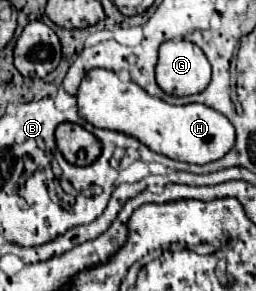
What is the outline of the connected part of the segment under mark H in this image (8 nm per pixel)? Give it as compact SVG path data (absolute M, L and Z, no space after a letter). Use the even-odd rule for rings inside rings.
M90 69L80 83L76 99L80 117L90 125L132 135L152 151L178 161L200 165L216 161L224 157L236 141L232 123L212 107L200 103L170 105L158 97L148 95L134 81L120 81L118 75L108 69Z

